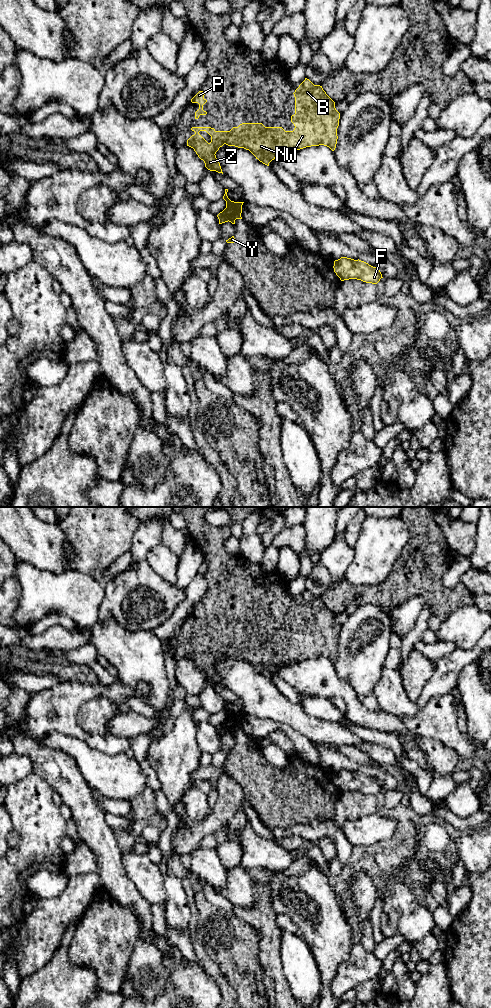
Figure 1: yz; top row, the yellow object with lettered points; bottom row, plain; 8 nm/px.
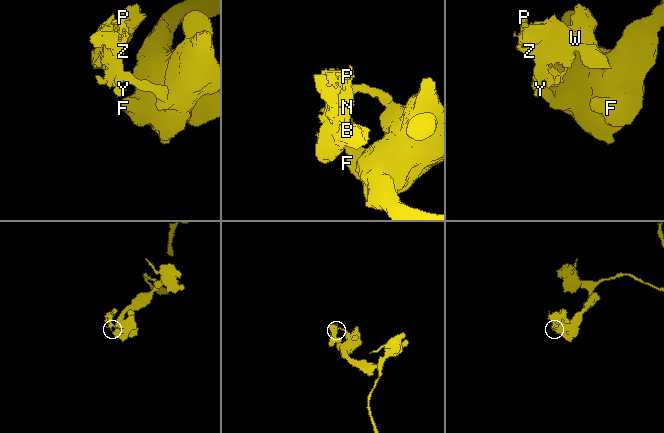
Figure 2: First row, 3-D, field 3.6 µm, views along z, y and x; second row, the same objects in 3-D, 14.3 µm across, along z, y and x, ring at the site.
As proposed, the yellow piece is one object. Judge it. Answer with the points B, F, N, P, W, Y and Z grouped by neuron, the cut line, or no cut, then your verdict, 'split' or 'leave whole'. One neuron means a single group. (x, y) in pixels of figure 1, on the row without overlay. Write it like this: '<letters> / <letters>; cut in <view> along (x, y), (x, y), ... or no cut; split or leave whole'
B N P W Y Z / F; cut in yz along (226, 718), (230, 722), (229, 733); split

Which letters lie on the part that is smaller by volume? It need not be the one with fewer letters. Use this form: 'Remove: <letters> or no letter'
Remove: B, N, P, W, Y, Z

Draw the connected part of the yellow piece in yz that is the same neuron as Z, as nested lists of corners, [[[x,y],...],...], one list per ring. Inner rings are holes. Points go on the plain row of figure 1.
[[[307,590],[293,606],[295,609],[295,626],[291,628],[291,634],[295,638],[293,643],[285,643],[282,639],[265,639],[262,635],[242,635],[230,643],[216,643],[211,639],[192,639],[191,642],[195,646],[187,652],[187,658],[194,661],[208,682],[222,686],[220,675],[215,666],[224,656],[249,662],[256,671],[267,678],[283,664],[319,657],[327,658],[334,663],[338,651],[337,640],[340,631],[340,625],[335,620],[335,614],[326,606],[322,598],[314,597]],[[200,643],[206,643],[211,648],[210,655],[199,646]]]

